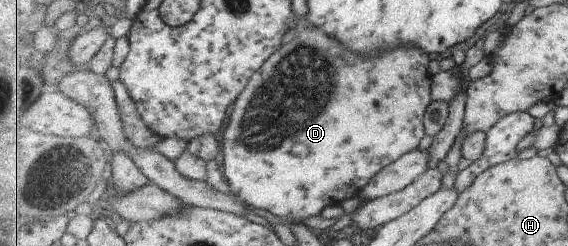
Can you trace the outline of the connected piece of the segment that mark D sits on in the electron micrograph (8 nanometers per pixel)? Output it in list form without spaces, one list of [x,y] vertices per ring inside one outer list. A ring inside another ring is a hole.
[[[306,17],[299,21],[297,28],[298,36],[271,56],[270,61],[254,76],[255,79],[251,81],[251,87],[247,87],[247,91],[242,94],[243,99],[239,99],[235,103],[230,123],[224,131],[224,136],[220,138],[225,154],[224,176],[233,193],[256,208],[270,211],[275,216],[282,218],[283,221],[317,217],[317,215],[323,213],[325,207],[341,205],[345,199],[355,197],[355,195],[359,196],[359,193],[362,193],[365,187],[370,185],[378,173],[387,169],[404,155],[419,149],[421,141],[425,139],[425,135],[428,135],[428,133],[425,133],[425,115],[427,115],[427,109],[430,109],[430,105],[435,101],[432,91],[434,78],[429,73],[430,53],[423,53],[415,47],[401,47],[401,49],[391,51],[387,55],[381,55],[373,61],[371,59],[363,61],[363,59],[355,59],[355,55],[349,53],[345,49],[345,45],[341,45],[335,38],[328,36],[323,29],[320,30],[317,26],[311,24]]]

